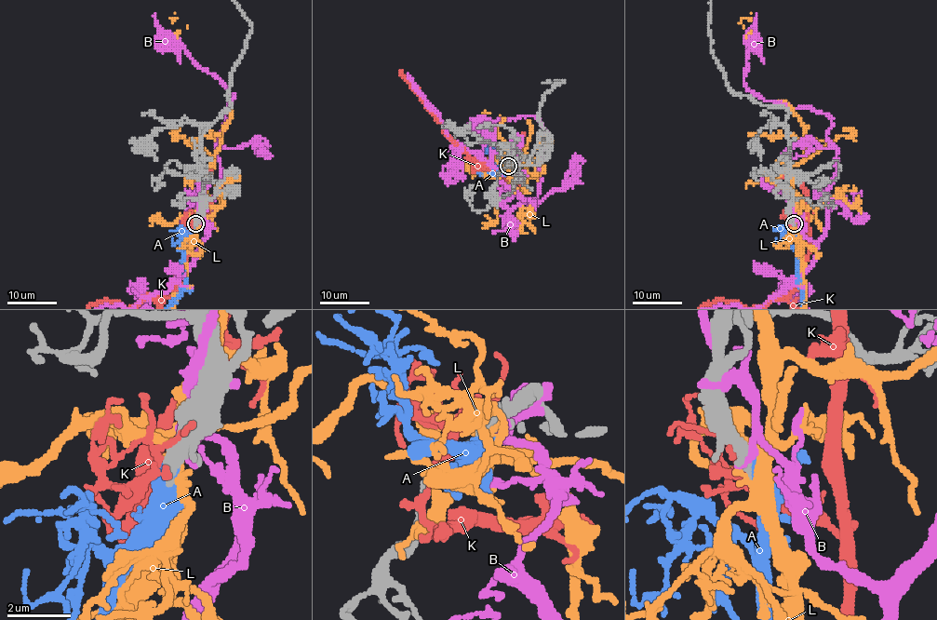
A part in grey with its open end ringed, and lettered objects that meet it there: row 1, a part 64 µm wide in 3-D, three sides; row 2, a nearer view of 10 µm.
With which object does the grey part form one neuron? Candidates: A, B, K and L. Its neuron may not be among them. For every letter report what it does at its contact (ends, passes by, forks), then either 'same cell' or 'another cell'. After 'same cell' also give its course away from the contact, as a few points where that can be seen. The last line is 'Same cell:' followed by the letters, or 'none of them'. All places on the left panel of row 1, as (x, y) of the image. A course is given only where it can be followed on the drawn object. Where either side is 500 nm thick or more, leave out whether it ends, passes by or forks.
A: same cell
B: it ends | another cell
K: it forks | another cell
L: another cell
Same cell: A

